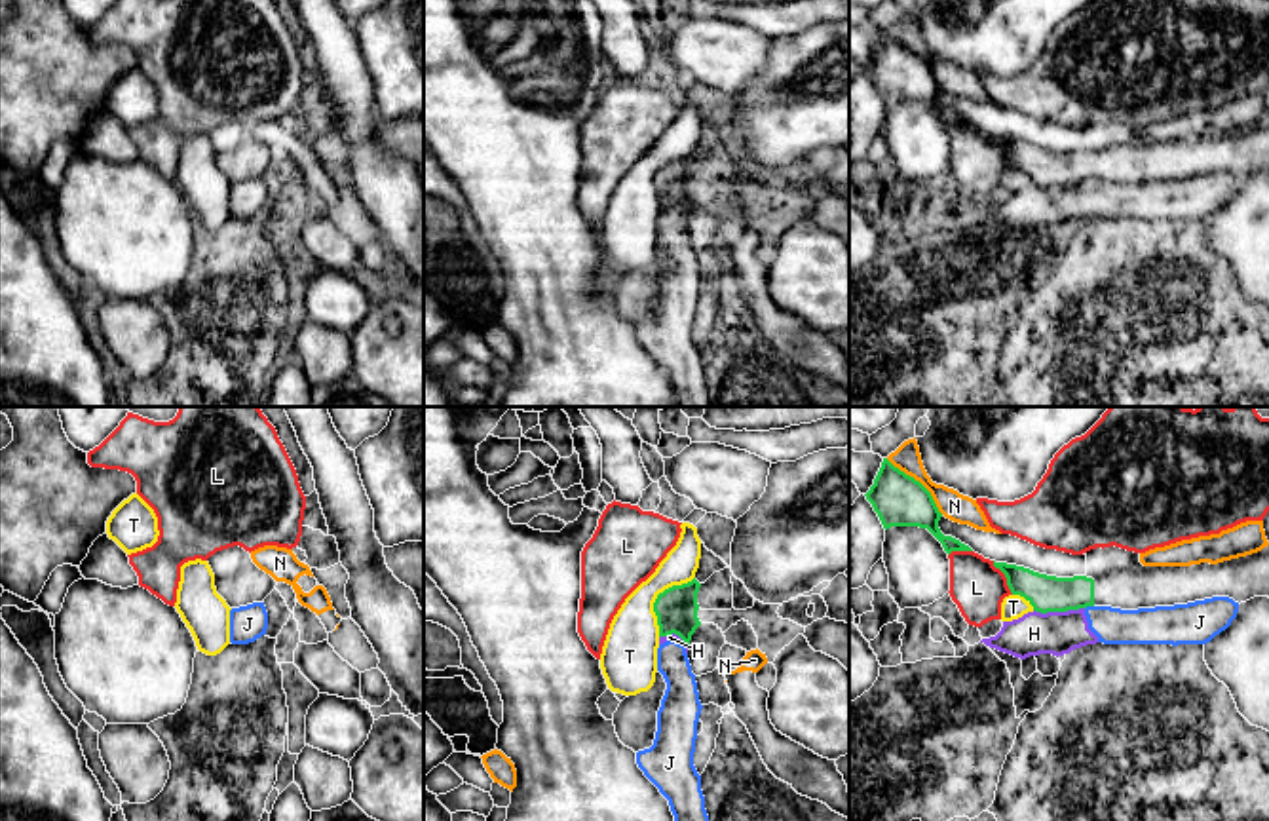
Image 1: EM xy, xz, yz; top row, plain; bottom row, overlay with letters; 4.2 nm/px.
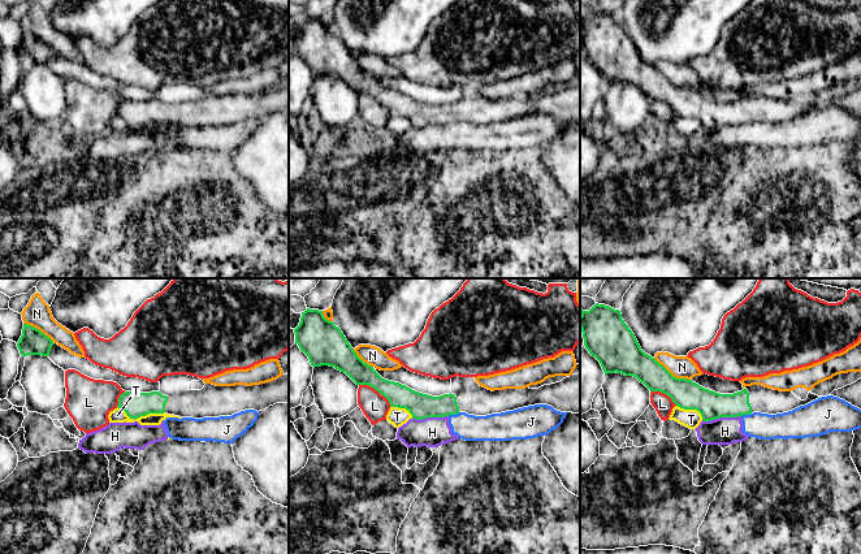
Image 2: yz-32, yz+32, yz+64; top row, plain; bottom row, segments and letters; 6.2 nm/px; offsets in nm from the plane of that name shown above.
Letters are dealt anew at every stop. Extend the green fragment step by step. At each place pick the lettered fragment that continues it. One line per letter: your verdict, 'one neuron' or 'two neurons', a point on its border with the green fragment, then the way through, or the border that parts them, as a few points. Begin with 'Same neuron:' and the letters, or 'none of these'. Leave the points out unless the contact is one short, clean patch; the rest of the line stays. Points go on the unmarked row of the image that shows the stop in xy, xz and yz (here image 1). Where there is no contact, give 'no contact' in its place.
Same neuron: none of these
H: two neurons; contact yz (1059, 185)
J: two neurons; contact yz (1089, 179)
L: two neurons; contact yz (1005, 151)
N: two neurons; contact yz (918, 56)
T: two neurons; contact xz (658, 171)

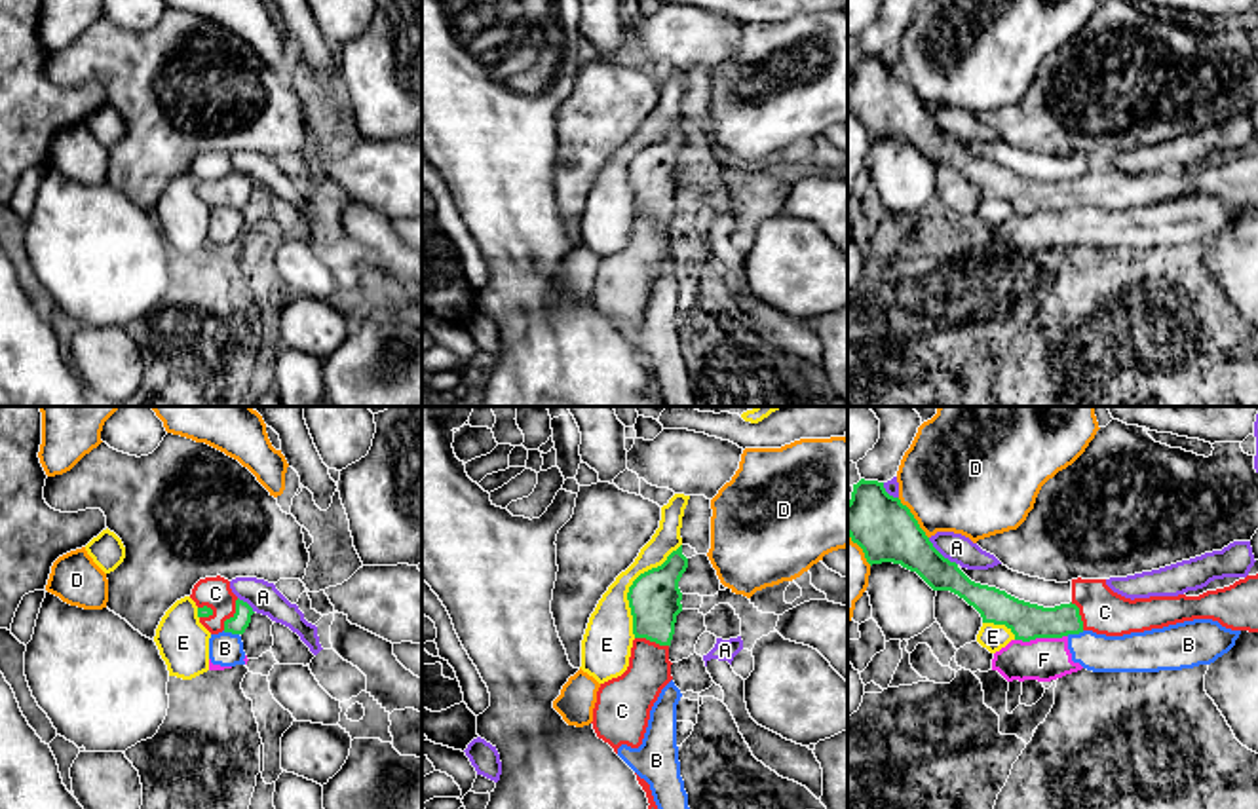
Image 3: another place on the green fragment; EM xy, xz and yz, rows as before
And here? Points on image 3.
Same neuron: C
A: two neurons; contact yz (939, 128)
B: two neurons; contact yz (1074, 207)
C: one neuron; contact xy (234, 188); way xy (242, 192), (234, 188), (215, 168)
D: two neurons; contact yz (914, 94)
E: two neurons; contact xz (631, 160)
F: two neurons; contact yz (1040, 211)

